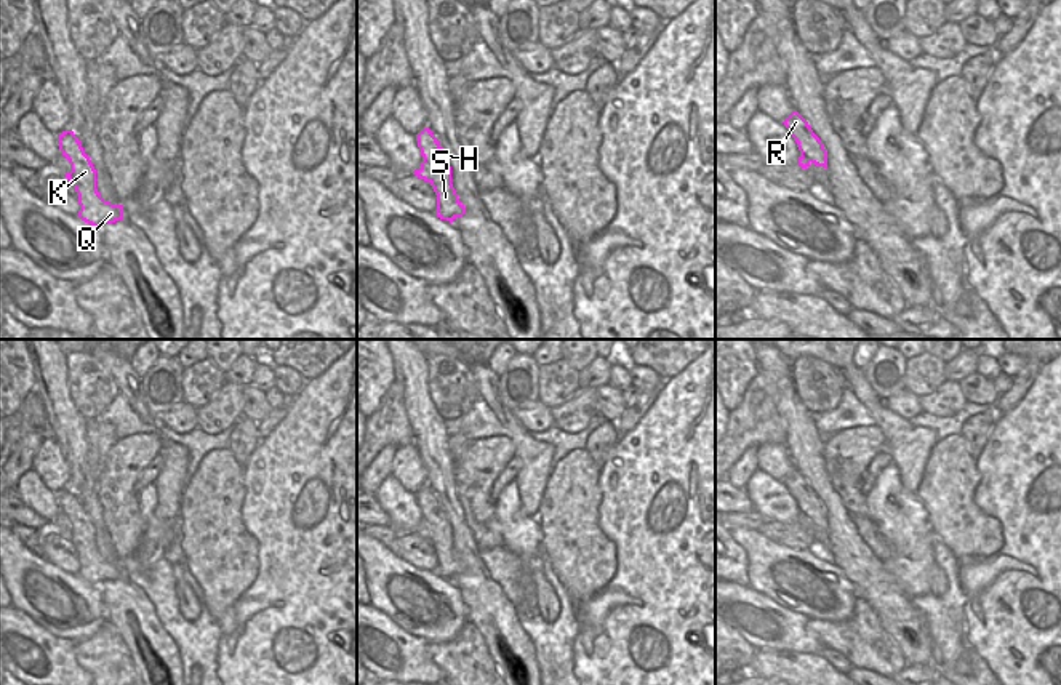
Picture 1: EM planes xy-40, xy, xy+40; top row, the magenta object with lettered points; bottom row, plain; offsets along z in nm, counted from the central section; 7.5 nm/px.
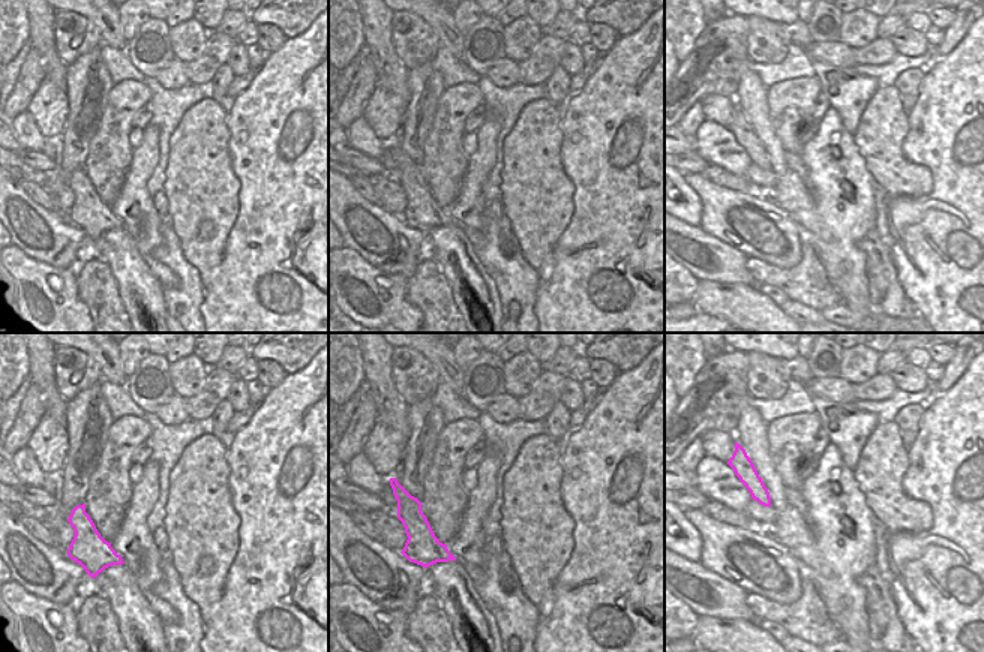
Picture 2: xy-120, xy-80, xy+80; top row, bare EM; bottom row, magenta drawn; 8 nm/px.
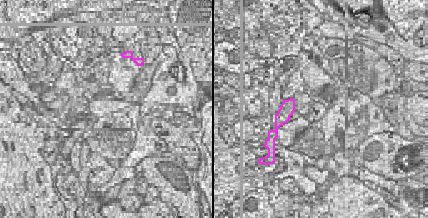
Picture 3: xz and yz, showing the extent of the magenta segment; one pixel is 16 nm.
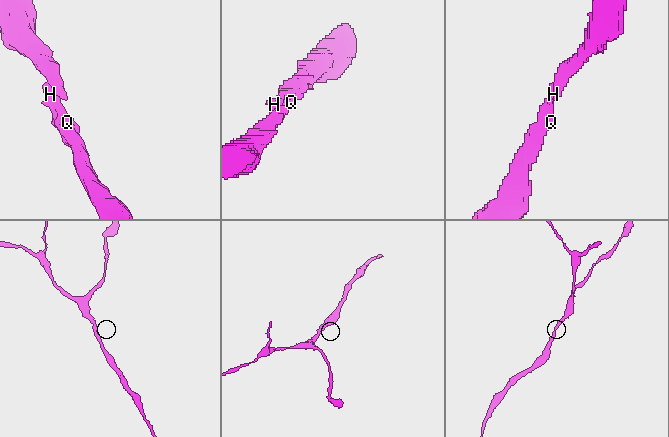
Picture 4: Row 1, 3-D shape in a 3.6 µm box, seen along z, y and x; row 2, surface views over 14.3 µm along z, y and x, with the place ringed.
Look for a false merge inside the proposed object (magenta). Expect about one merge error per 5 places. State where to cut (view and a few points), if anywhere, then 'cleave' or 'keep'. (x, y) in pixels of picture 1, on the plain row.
cut none; keep

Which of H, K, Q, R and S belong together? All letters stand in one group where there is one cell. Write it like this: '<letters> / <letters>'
H K Q R S

